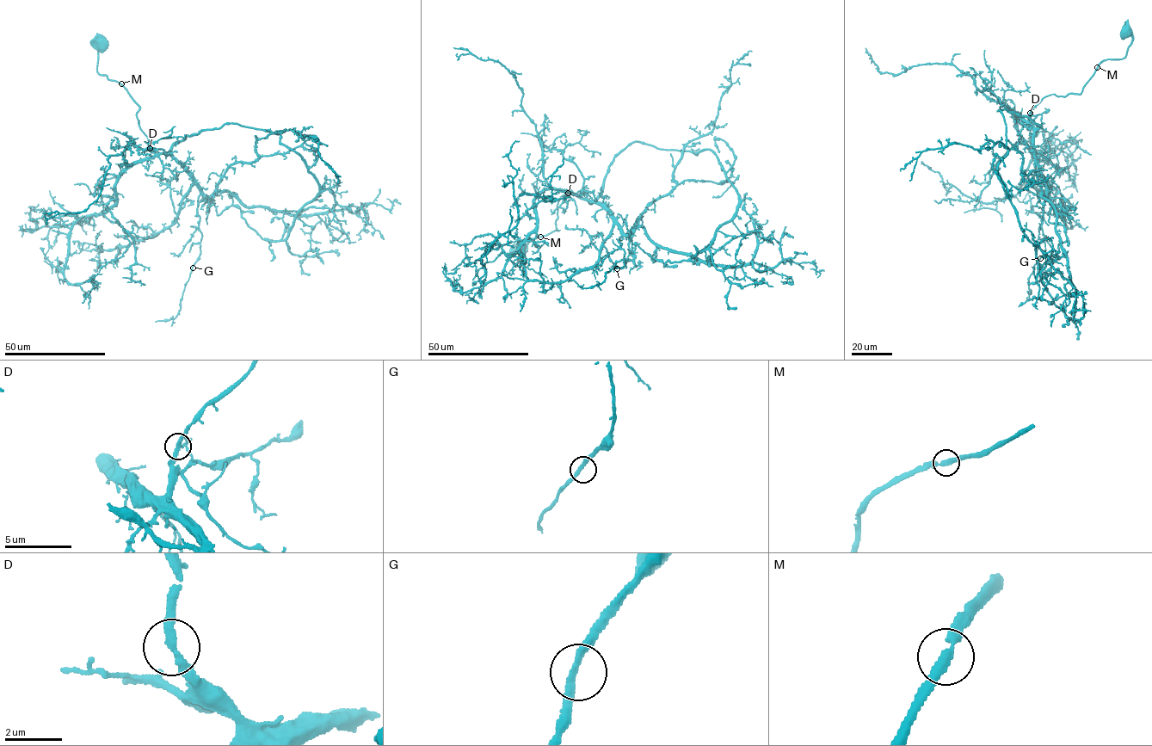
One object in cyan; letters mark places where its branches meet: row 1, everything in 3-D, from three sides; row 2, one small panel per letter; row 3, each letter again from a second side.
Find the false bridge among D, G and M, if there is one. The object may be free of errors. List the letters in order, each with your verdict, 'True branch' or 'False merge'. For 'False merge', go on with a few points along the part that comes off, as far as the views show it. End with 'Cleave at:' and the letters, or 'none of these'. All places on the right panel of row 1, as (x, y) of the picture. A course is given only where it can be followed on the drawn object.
D: True branch
G: True branch
M: True branch
Cleave at: none of these

